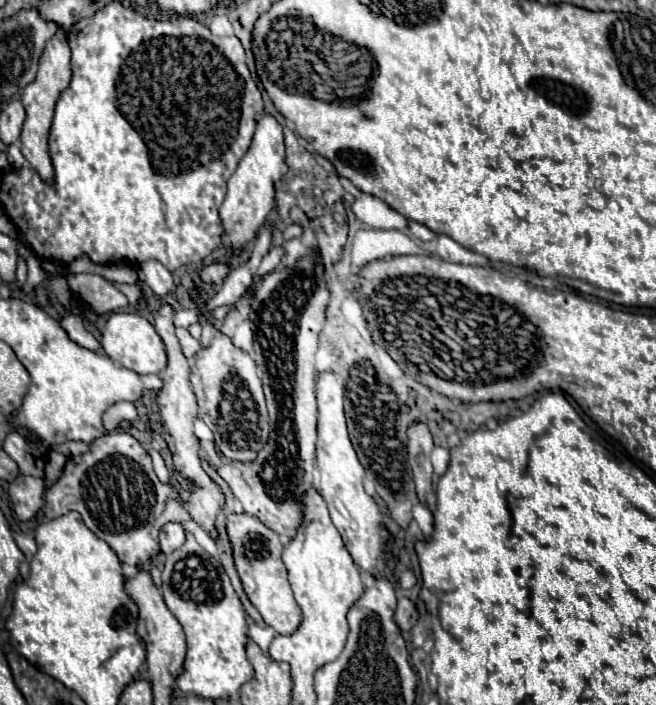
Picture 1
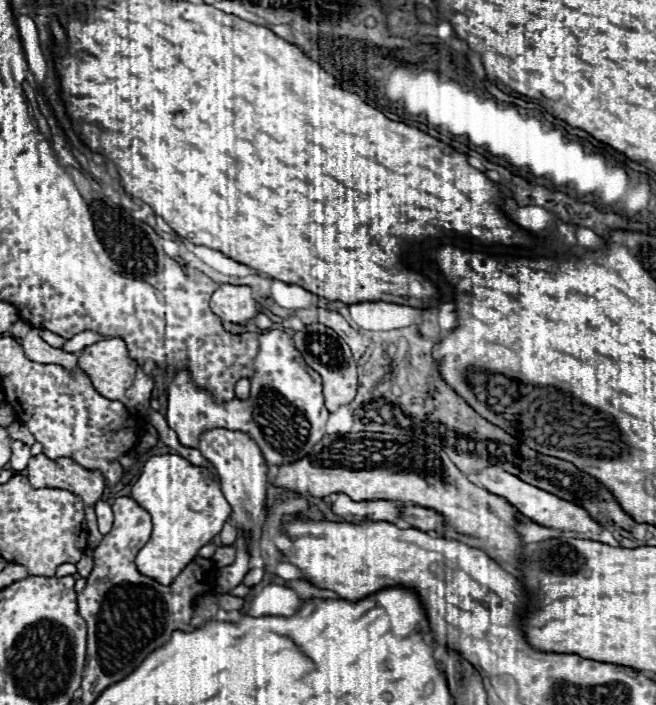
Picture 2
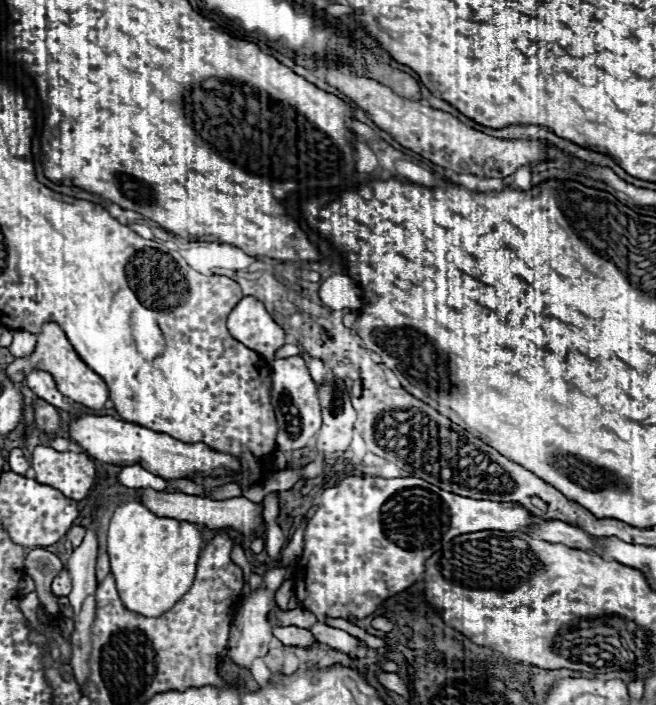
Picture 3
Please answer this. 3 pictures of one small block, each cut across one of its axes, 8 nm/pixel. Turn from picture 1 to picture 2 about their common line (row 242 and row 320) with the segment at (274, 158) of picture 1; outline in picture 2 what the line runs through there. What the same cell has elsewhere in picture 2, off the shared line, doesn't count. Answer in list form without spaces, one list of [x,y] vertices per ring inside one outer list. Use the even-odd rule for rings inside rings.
[[[220,284],[218,290],[212,294],[210,308],[224,322],[242,324],[256,316],[256,302],[252,298],[250,286]]]

